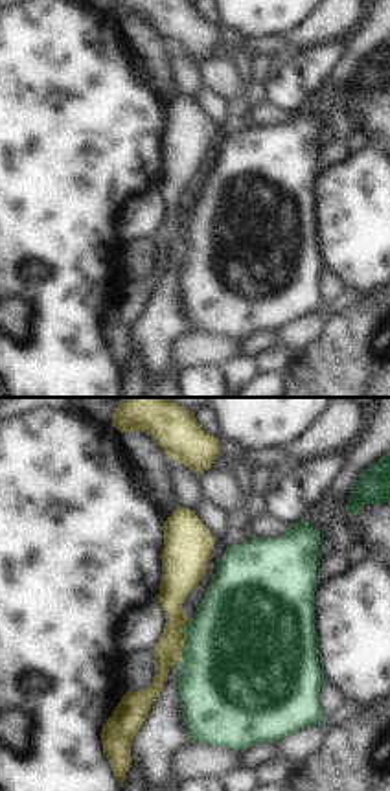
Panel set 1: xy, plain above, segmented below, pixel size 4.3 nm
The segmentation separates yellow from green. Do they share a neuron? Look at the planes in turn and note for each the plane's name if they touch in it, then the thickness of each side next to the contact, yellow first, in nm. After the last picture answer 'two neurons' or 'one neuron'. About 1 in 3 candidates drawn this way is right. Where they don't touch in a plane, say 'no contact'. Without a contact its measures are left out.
meets yellow in xy; 120 nm thick on the yellow side, 500 nm on the other

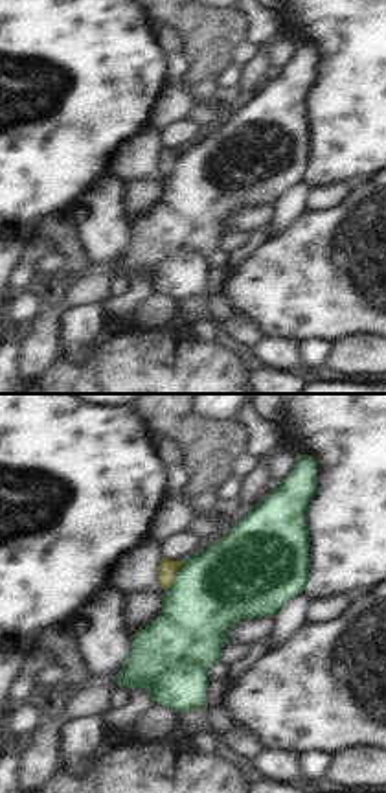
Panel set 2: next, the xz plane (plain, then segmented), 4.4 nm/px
meets yellow in xz; 80 nm thick on the yellow side, 340 nm on the other

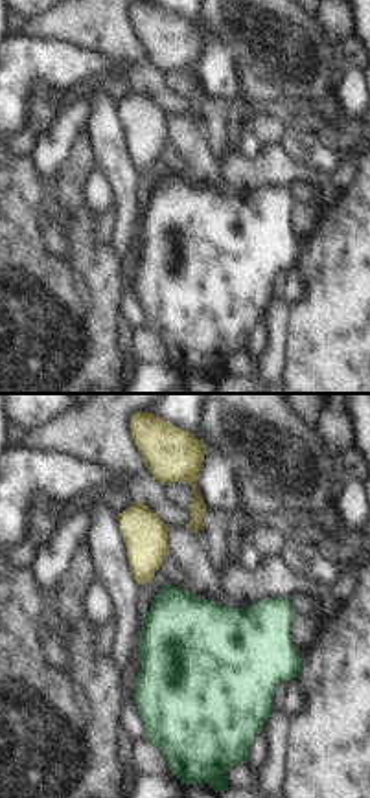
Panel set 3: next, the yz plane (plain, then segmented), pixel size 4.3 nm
no contact

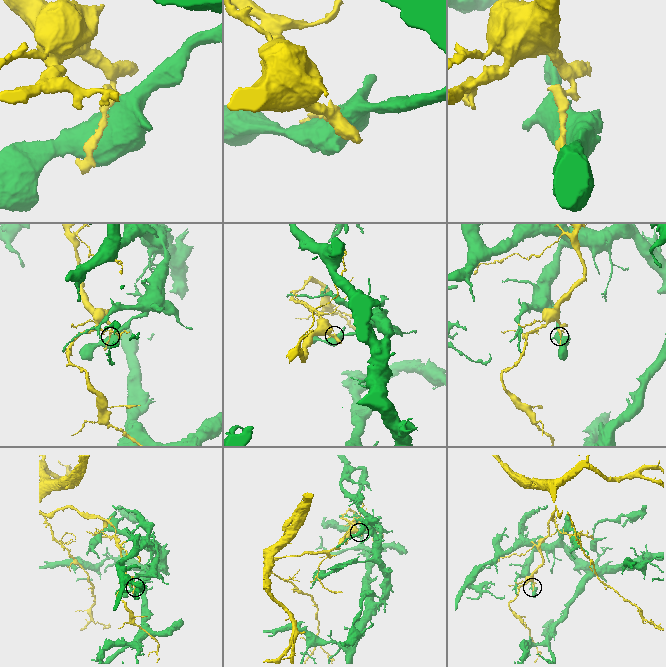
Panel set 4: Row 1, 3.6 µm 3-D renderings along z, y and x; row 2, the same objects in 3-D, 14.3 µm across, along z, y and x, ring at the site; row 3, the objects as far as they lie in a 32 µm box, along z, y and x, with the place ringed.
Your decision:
two neurons

